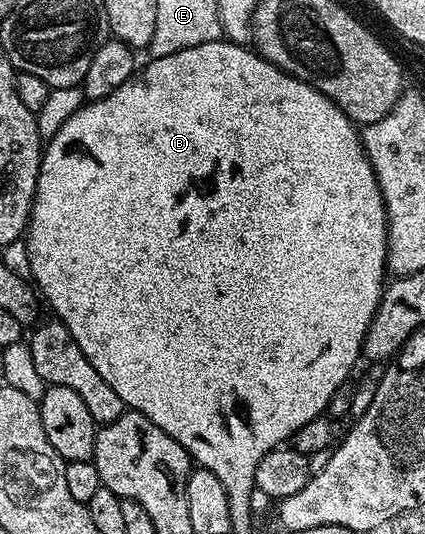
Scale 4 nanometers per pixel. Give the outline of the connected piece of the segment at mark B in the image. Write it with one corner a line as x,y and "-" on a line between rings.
223,38
204,42
200,46
192,46
188,50
180,50
176,54
168,54
164,58
153,58
149,63
143,68
141,65
130,80
124,82
124,86
112,90
110,96
84,103
64,122
51,140
45,141
42,165
38,171
38,181
36,182
34,205
30,211
30,222
26,225
24,233
30,263
29,275
40,293
41,299
45,303
46,300
50,303
50,308
54,311
51,313
70,331
72,338
76,338
76,346
80,346
80,350
84,350
84,358
88,358
88,362
92,362
92,367
100,374
100,378
104,378
104,382
108,382
108,386
112,386
112,390
116,390
116,394
120,394
127,409
144,414
152,422
156,422
156,426
160,426
160,430
164,430
164,434
176,438
176,442
180,442
180,446
184,446
184,450
197,467
212,470
212,474
216,474
216,478
220,478
220,482
230,494
231,514
251,512
252,508
242,508
242,492
247,492
251,497
255,495
254,479
256,478
256,466
260,466
260,458
264,458
264,454
268,454
273,448
283,447
308,422
319,419
327,411
329,400
340,389
341,384
351,379
350,371
353,370
358,356
360,360
363,355
366,336
370,332
370,324
374,321
378,306
382,303
384,285
388,280
386,203
382,197
374,168
370,164
370,159
366,157
362,137
354,121
347,118
327,96
320,94
320,90
308,86
308,82
296,78
290,72
280,70
275,64
259,56
257,51

